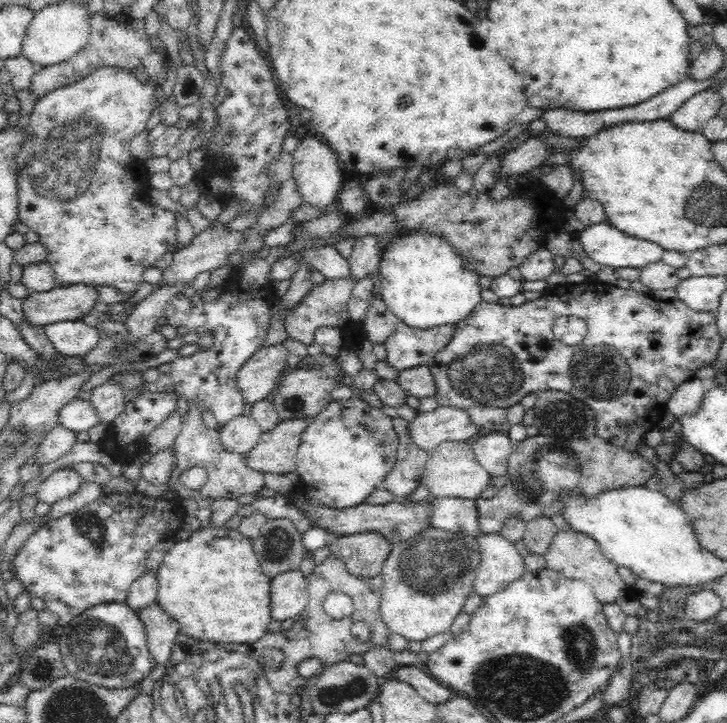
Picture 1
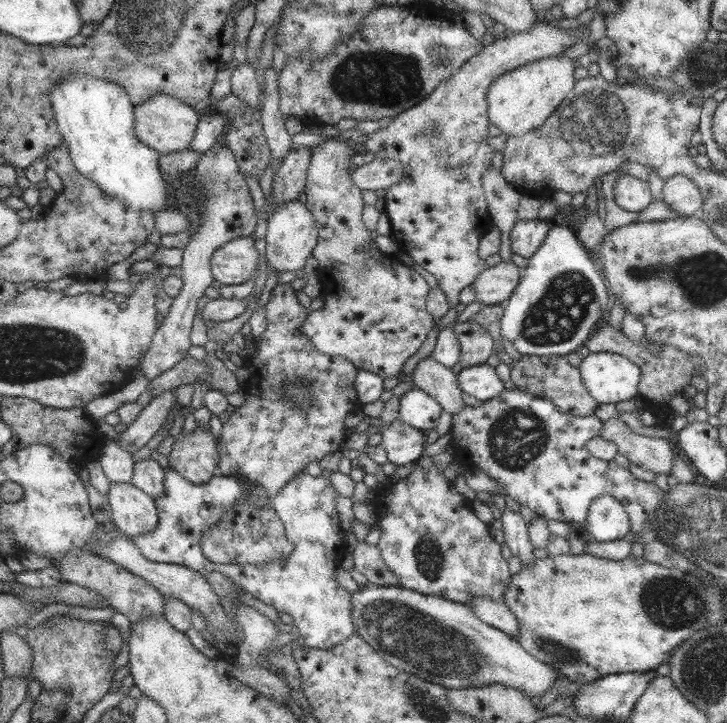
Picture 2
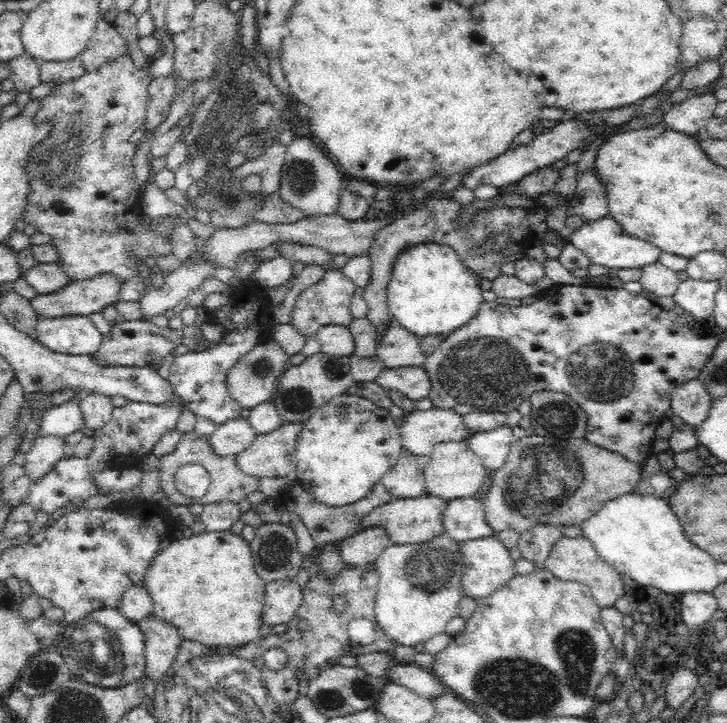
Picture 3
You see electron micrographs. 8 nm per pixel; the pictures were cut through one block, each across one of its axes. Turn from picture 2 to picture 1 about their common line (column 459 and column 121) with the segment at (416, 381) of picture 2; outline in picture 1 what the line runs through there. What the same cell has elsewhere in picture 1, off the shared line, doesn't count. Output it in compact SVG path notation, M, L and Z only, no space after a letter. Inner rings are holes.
M107 382L94 387L88 396L88 403L98 419L98 424L109 425L124 410L125 402L122 395L126 391Z

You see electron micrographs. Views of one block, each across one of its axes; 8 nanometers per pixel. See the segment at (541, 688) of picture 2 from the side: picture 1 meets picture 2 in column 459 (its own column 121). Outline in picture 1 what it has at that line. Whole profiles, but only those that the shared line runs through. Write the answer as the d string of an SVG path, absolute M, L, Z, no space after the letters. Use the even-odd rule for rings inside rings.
M125 602L88 608L67 624L60 636L59 647L68 674L104 688L125 689L139 684L157 665L147 649L145 632L142 621Z

